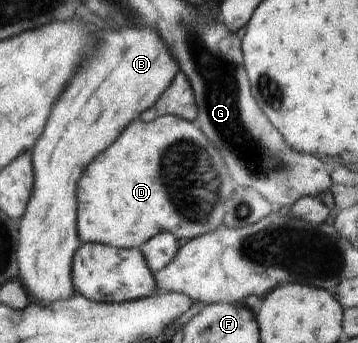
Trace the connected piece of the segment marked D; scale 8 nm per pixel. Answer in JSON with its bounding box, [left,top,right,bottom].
[77,116,235,249]

